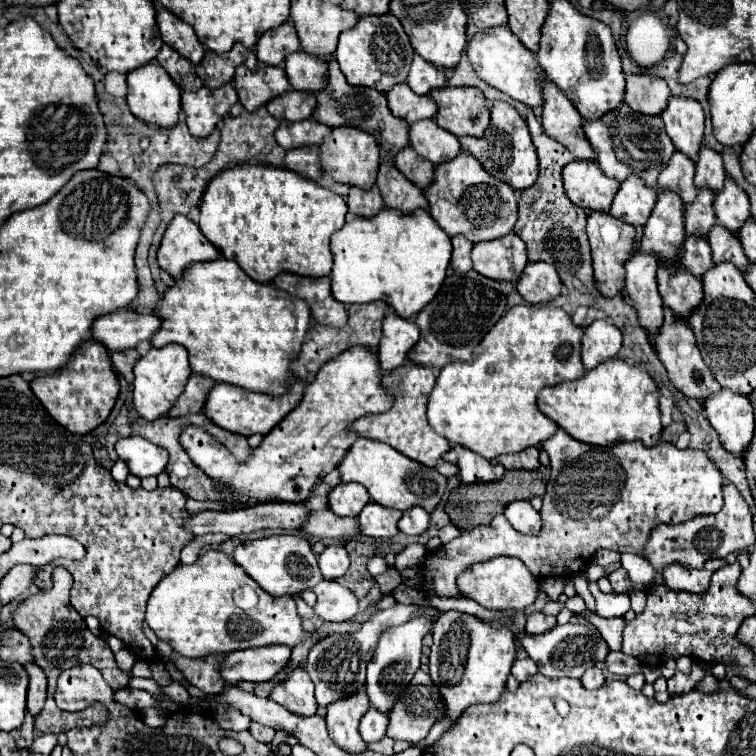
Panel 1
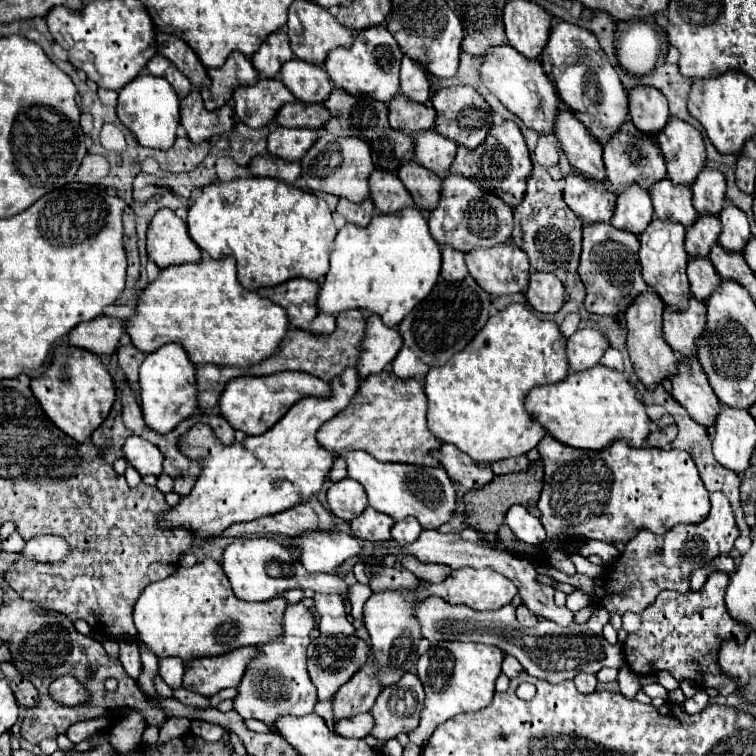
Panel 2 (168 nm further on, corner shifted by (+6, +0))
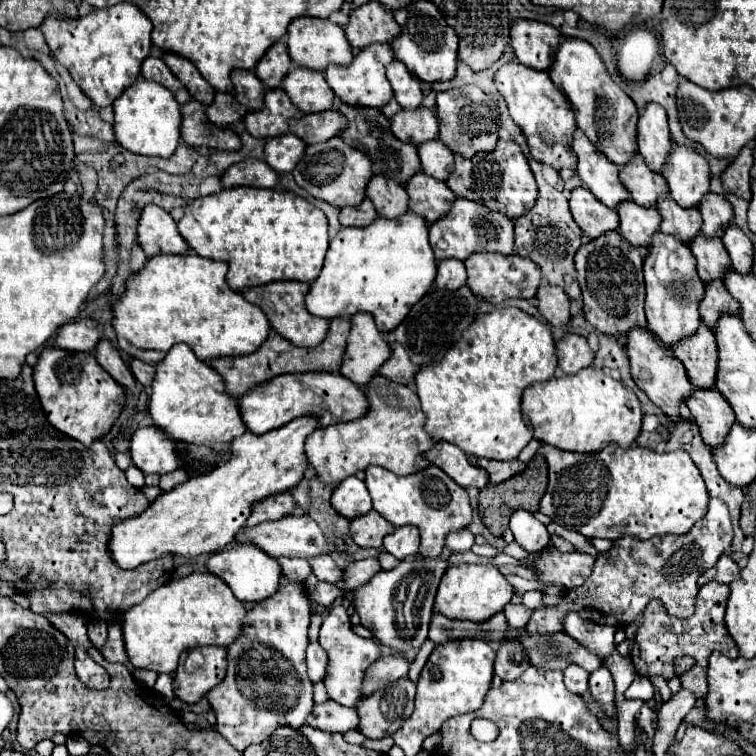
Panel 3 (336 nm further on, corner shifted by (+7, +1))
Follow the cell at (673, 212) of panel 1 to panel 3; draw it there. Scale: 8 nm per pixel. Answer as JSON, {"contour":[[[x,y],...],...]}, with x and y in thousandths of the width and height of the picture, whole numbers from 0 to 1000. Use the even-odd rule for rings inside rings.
{"contour":[[[869,306],[851,345],[851,361],[856,380],[856,435],[861,435],[861,440],[869,440],[869,446],[880,451],[882,459],[903,446],[917,443],[925,433],[922,406],[930,393],[930,372],[922,366],[917,335],[911,335],[911,327],[901,321],[898,313]]]}

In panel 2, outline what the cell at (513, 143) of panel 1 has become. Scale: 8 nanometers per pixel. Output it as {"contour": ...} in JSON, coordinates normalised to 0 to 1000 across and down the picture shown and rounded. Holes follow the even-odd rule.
{"contour":[[[680,161],[651,167],[643,188],[638,188],[638,193],[632,193],[630,198],[616,198],[614,193],[606,193],[606,204],[595,220],[595,230],[606,230],[606,233],[630,238],[640,254],[659,259],[675,275],[683,275],[690,267],[696,257],[696,238],[701,228],[704,228],[701,201],[698,201],[698,193],[693,188],[688,169]]]}

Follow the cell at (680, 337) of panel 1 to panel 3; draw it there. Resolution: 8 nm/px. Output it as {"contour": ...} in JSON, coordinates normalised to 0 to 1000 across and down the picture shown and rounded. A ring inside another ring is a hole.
{"contour":[[[917,515],[906,536],[927,567],[930,583],[938,591],[951,591],[972,560],[972,546],[954,520],[948,515]]]}

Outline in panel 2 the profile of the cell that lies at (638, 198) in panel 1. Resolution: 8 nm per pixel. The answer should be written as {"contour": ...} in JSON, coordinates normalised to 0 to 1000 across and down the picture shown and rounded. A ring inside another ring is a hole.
{"contour":[[[833,246],[833,251],[825,251],[817,257],[810,299],[847,312],[849,304],[854,304],[854,299],[862,294],[862,286],[865,286],[865,278],[862,278],[857,254],[844,251],[841,246]]]}

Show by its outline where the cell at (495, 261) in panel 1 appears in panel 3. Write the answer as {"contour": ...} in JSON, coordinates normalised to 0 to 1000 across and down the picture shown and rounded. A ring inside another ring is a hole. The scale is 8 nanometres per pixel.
{"contour":[[[626,335],[620,343],[615,343],[618,353],[618,377],[623,385],[647,398],[647,401],[663,401],[676,393],[692,393],[702,396],[708,393],[710,377],[716,374],[716,356],[689,337],[663,337],[663,335]]]}

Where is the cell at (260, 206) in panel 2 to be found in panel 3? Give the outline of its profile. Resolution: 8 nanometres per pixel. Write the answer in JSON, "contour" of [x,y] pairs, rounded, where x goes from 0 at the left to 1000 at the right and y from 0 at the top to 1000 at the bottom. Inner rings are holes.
{"contour":[[[306,247],[258,263],[247,274],[245,287],[237,292],[237,308],[261,337],[303,348],[300,374],[303,380],[308,380],[308,385],[321,385],[327,380],[340,380],[374,369],[411,374],[414,369],[419,369],[435,327],[435,298],[430,282],[422,274],[385,253],[345,247]]]}

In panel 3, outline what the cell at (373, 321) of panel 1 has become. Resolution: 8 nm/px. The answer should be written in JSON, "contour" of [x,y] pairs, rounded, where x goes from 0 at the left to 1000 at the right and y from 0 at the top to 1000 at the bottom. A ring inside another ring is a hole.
{"contour":[[[459,419],[440,422],[433,446],[419,459],[393,459],[385,451],[369,446],[364,438],[358,438],[358,443],[353,446],[353,451],[337,467],[324,470],[324,472],[279,475],[276,483],[295,499],[298,517],[306,525],[313,528],[324,517],[329,517],[335,509],[356,504],[356,499],[364,499],[364,496],[372,496],[372,493],[403,493],[403,491],[435,491],[435,493],[440,491],[440,493],[448,493],[462,440],[464,440],[464,427],[462,427]]]}

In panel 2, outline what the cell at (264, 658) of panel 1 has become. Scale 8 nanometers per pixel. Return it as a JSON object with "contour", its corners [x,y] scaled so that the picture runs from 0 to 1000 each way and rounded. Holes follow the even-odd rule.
{"contour":[[[323,854],[291,868],[257,870],[246,878],[241,907],[267,921],[280,921],[296,910],[312,910],[325,886],[325,876],[336,870],[339,862],[341,860],[333,854]]]}

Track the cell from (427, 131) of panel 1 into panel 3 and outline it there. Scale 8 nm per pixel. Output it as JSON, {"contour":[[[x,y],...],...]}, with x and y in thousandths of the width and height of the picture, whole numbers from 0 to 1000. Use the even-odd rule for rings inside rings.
{"contour":[[[581,184],[562,187],[552,197],[557,210],[557,224],[570,234],[589,239],[599,226],[599,200],[591,192],[586,192]]]}

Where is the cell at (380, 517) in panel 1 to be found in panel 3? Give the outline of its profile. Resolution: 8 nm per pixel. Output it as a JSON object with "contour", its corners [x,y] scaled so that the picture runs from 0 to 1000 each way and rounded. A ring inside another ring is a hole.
{"contour":[[[491,673],[485,681],[478,681],[464,689],[464,713],[475,724],[504,724],[507,710],[520,705],[522,697],[501,681],[496,673]]]}

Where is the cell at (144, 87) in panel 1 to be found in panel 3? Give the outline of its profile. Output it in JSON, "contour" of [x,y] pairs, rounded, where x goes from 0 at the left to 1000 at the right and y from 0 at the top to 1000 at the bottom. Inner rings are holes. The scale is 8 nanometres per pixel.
{"contour":[[[184,102],[160,128],[149,136],[152,147],[152,181],[160,194],[173,202],[197,205],[197,208],[226,208],[237,192],[237,168],[239,168],[239,149],[237,136],[216,112],[202,112],[202,107],[192,107]]]}

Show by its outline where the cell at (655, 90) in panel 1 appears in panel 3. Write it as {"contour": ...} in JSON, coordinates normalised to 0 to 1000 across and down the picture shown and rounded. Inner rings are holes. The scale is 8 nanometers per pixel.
{"contour":[[[856,136],[843,163],[843,189],[845,202],[853,208],[856,218],[866,226],[874,226],[885,200],[888,200],[888,179],[882,165],[882,149],[869,136]]]}

